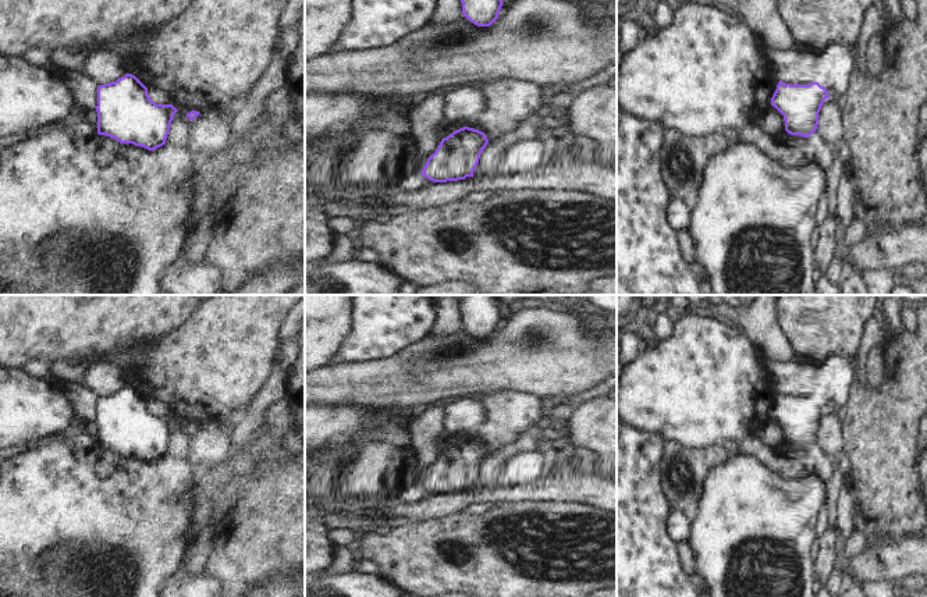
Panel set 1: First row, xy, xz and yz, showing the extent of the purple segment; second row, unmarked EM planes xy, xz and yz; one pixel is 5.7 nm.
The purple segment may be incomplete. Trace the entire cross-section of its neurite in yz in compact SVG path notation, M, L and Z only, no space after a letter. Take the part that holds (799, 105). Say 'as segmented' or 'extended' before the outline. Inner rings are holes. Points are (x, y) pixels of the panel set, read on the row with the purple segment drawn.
extended; M830 43L817 58L814 82L791 85L779 81L771 97L771 106L784 116L785 131L791 135L807 138L817 129L824 100L848 89L857 50L853 43Z

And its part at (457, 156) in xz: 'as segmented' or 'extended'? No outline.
as segmented

